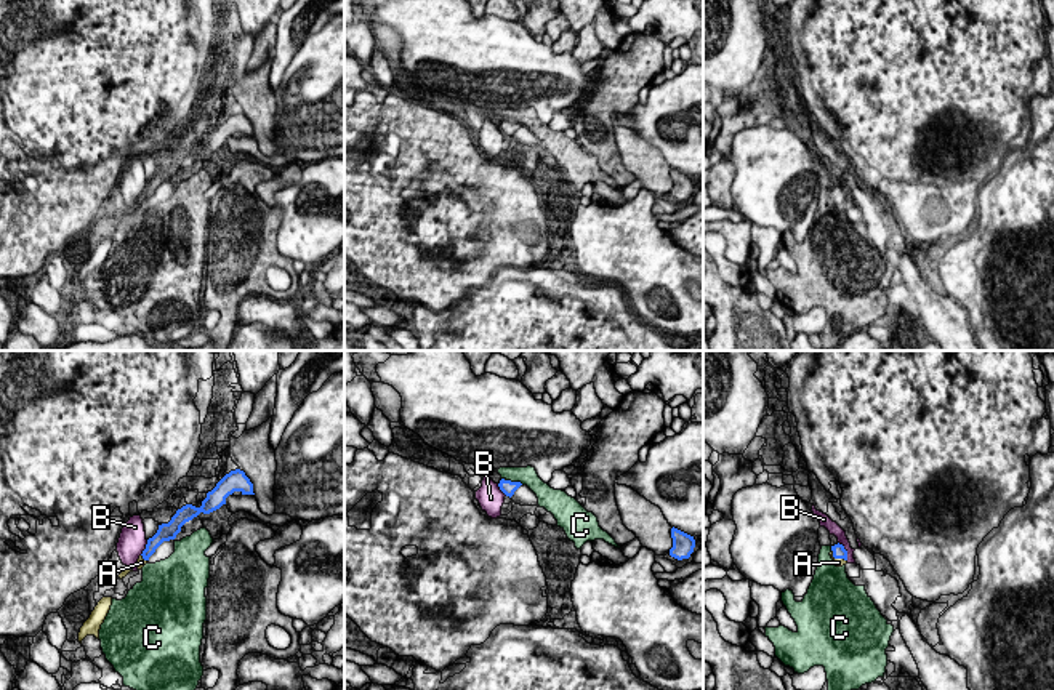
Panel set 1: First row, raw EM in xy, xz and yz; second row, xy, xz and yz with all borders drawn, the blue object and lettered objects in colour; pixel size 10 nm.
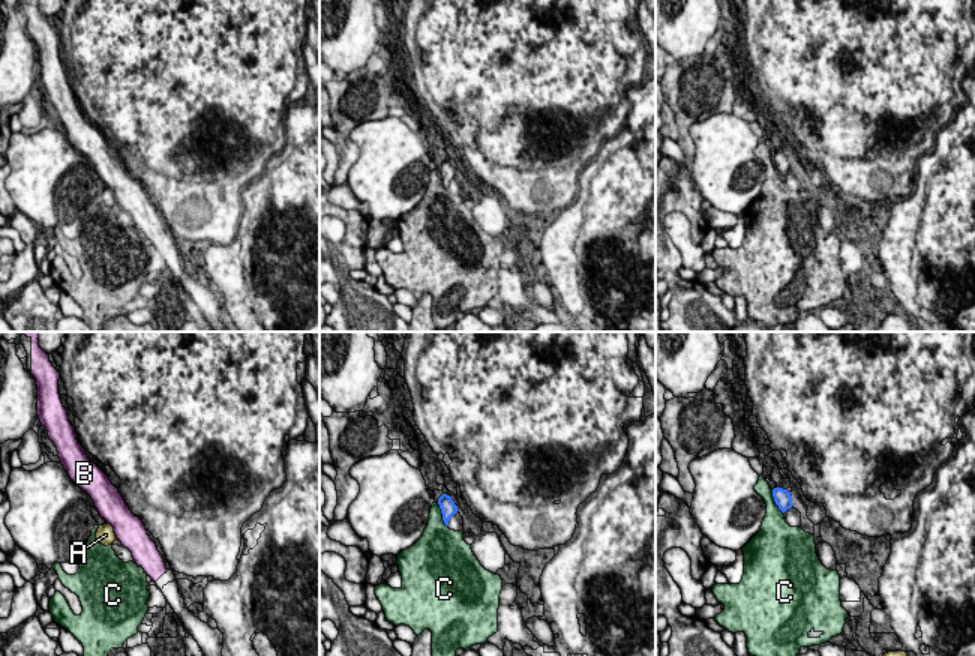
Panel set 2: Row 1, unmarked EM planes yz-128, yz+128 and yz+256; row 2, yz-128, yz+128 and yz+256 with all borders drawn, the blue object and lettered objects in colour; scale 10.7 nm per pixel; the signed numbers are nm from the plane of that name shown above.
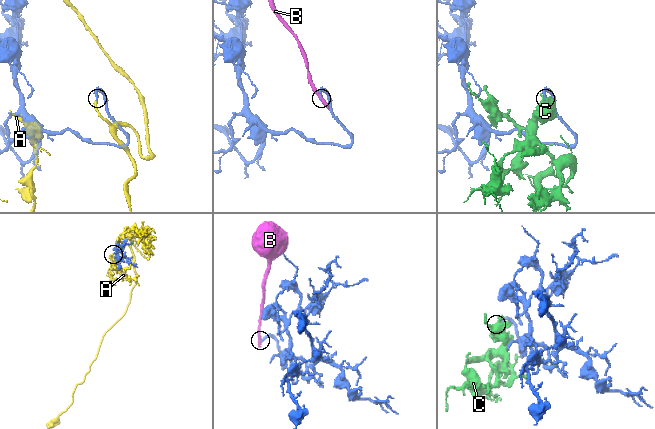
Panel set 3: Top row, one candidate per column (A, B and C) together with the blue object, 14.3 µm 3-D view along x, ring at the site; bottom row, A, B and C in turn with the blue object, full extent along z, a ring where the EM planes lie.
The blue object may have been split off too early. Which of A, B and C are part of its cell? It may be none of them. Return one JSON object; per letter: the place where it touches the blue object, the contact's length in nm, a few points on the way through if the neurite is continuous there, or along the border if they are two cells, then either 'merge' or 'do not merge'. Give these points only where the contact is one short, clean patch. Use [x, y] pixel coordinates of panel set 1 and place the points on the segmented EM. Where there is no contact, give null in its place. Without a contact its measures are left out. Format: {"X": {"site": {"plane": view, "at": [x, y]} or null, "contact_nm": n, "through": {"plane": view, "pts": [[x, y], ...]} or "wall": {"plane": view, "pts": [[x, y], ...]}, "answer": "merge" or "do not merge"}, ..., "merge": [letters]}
{"A": {"site": {"plane": "yz", "at": [836, 557]}, "contact_nm": 200, "through": {"plane": "yz", "pts": [[838, 549], [836, 557], [838, 562]]}, "answer": "merge"}, "B": {"site": {"plane": "yz", "at": [846, 551]}, "contact_nm": 220, "wall": {"plane": "yz", "pts": [[838, 541], [846, 551], [848, 559]]}, "answer": "do not merge"}, "C": {"site": {"plane": "xz", "at": [514, 482]}, "contact_nm": 180, "answer": "do not merge"}, "merge": ["A"]}

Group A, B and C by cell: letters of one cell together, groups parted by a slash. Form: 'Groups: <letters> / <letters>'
Groups: A / B / C

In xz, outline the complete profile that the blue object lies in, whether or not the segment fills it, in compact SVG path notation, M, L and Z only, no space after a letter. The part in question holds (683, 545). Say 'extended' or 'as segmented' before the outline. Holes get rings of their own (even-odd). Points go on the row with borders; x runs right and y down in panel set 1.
as segmented | M673 527L671 538L673 538L673 548L670 549L670 556L678 560L689 559L695 548L694 536Z

